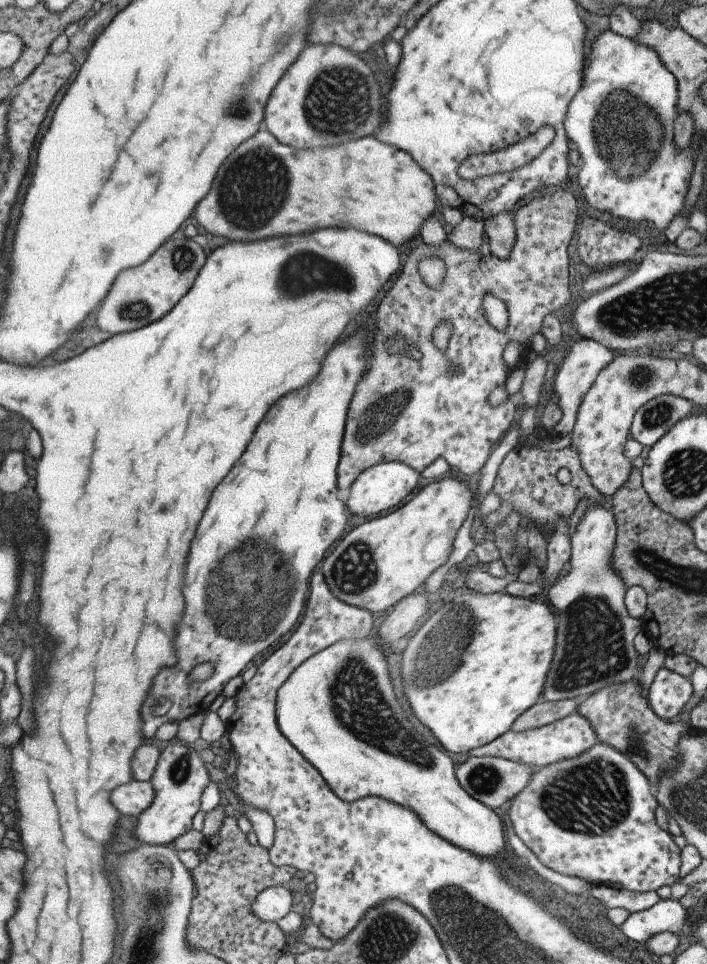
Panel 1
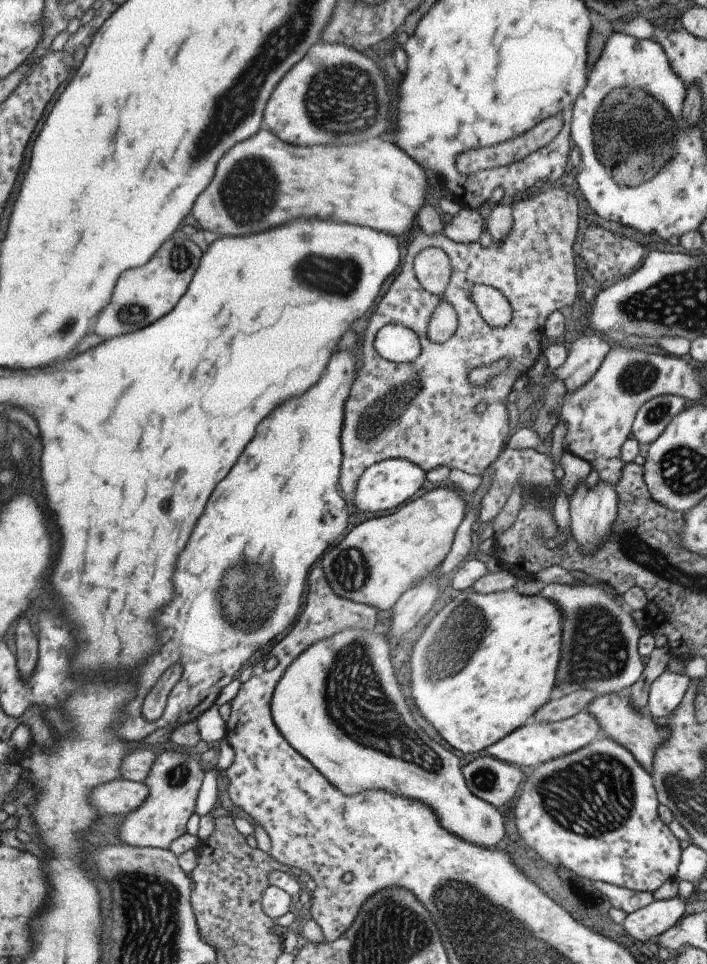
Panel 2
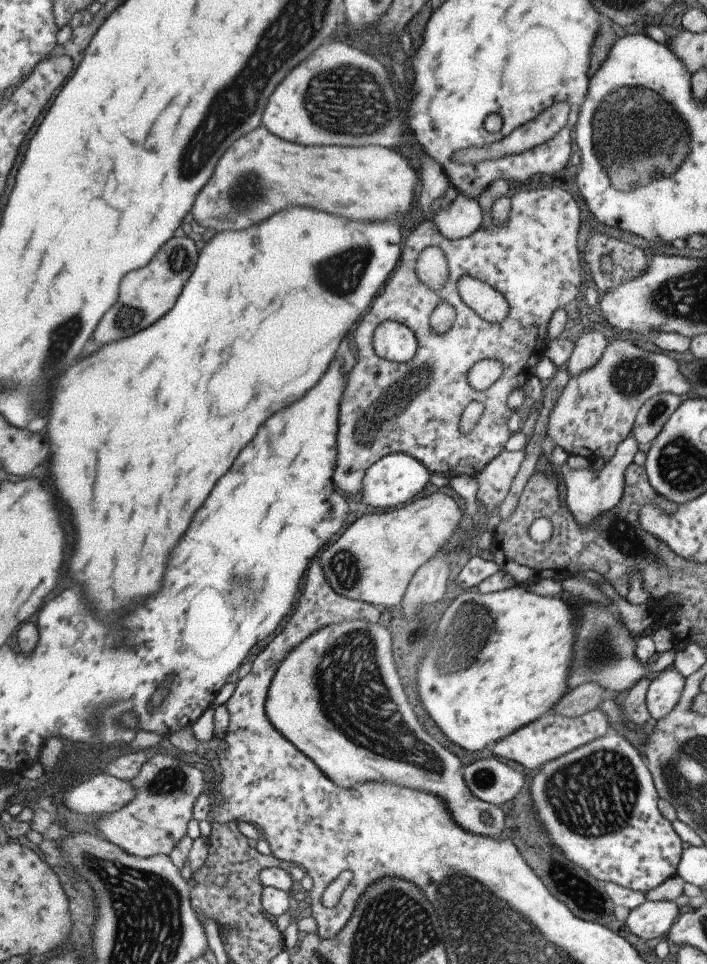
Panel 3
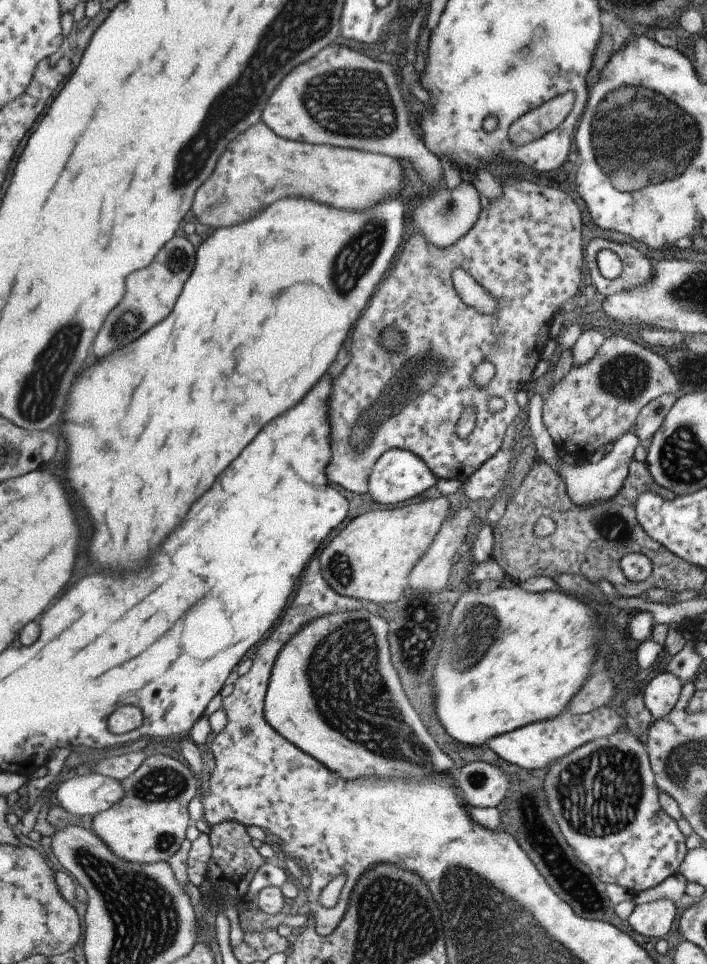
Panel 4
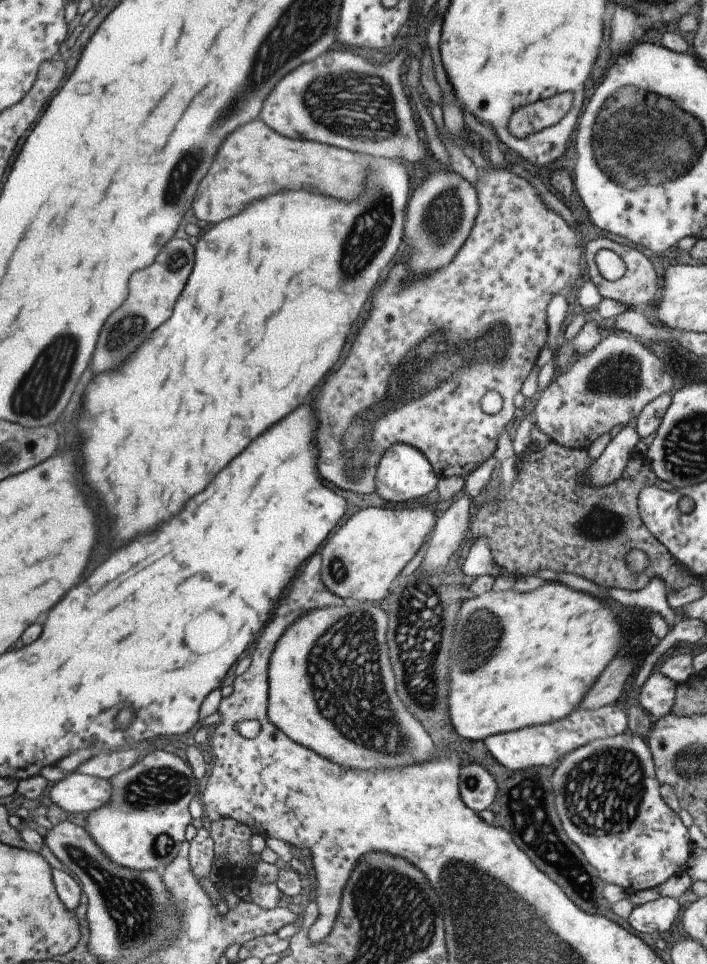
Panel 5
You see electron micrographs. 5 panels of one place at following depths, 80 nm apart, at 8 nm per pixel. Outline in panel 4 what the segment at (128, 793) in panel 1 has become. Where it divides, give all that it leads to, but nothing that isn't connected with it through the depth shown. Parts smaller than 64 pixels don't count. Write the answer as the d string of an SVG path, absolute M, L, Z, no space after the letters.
M94 772L65 781L57 789L56 796L66 811L95 817L121 802L125 793L122 781Z

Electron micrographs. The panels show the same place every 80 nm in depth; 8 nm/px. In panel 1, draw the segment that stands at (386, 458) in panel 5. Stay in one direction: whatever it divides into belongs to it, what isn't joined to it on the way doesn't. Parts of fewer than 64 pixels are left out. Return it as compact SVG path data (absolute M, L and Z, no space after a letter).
M381 461L357 475L348 488L349 495L344 505L349 515L377 516L377 514L383 514L391 510L393 506L399 506L403 498L411 494L411 490L417 484L417 478L419 478L419 473L406 464L397 461Z

